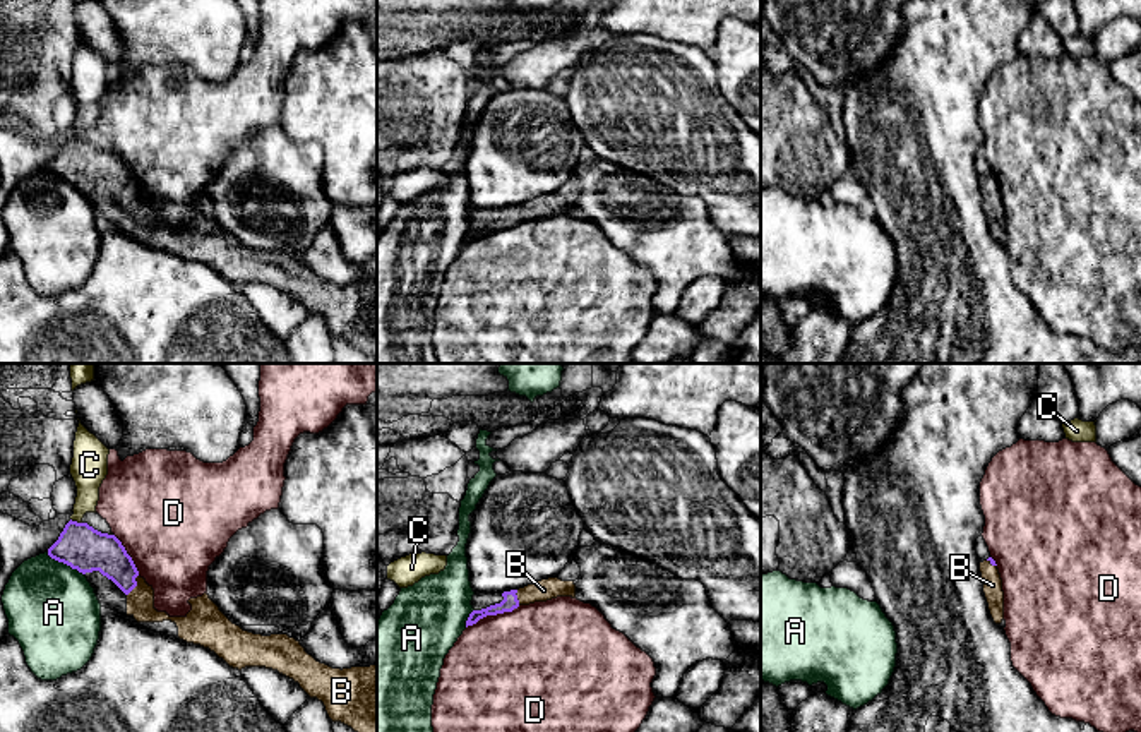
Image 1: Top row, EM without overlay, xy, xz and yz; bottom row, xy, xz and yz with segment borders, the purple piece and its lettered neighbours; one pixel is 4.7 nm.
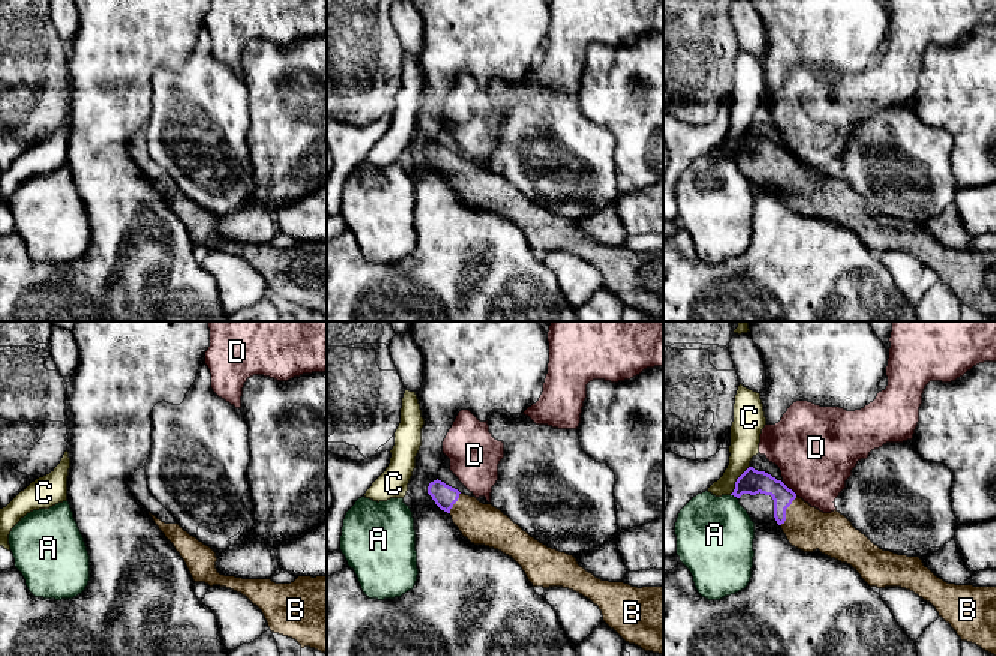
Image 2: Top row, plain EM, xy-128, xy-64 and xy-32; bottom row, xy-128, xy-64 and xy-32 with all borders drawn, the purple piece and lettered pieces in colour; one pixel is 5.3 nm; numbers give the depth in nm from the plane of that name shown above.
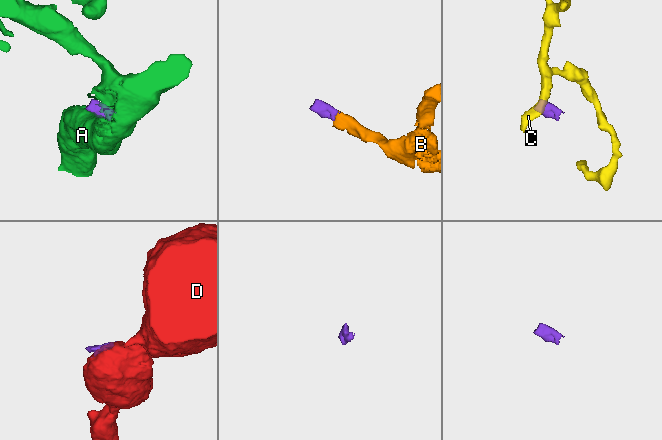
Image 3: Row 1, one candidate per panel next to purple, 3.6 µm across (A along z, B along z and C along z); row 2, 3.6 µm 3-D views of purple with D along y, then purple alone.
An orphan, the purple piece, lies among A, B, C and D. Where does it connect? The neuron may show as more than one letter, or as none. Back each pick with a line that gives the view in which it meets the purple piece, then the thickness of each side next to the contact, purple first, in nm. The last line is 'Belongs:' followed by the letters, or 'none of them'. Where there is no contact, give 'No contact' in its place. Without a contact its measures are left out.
B: Touches purple in xy. Thickness 190 nm (purple) against 130 nm
Belongs: B

